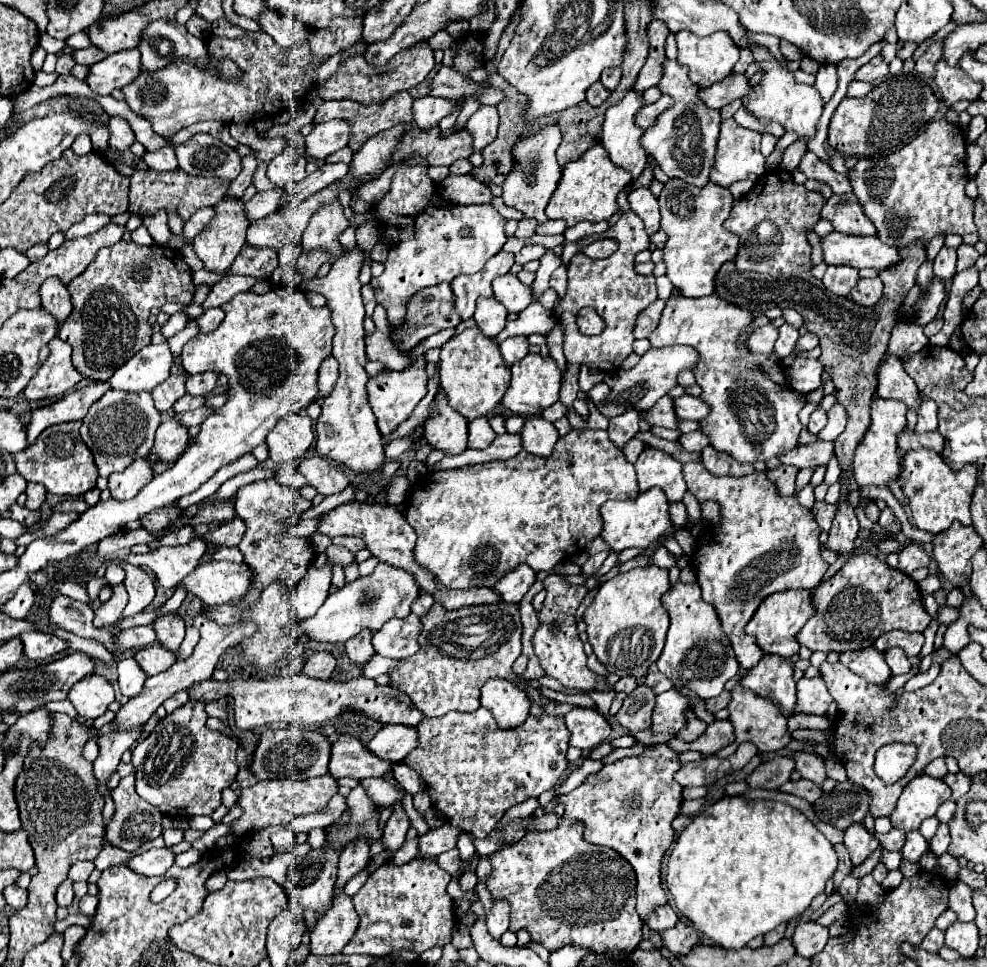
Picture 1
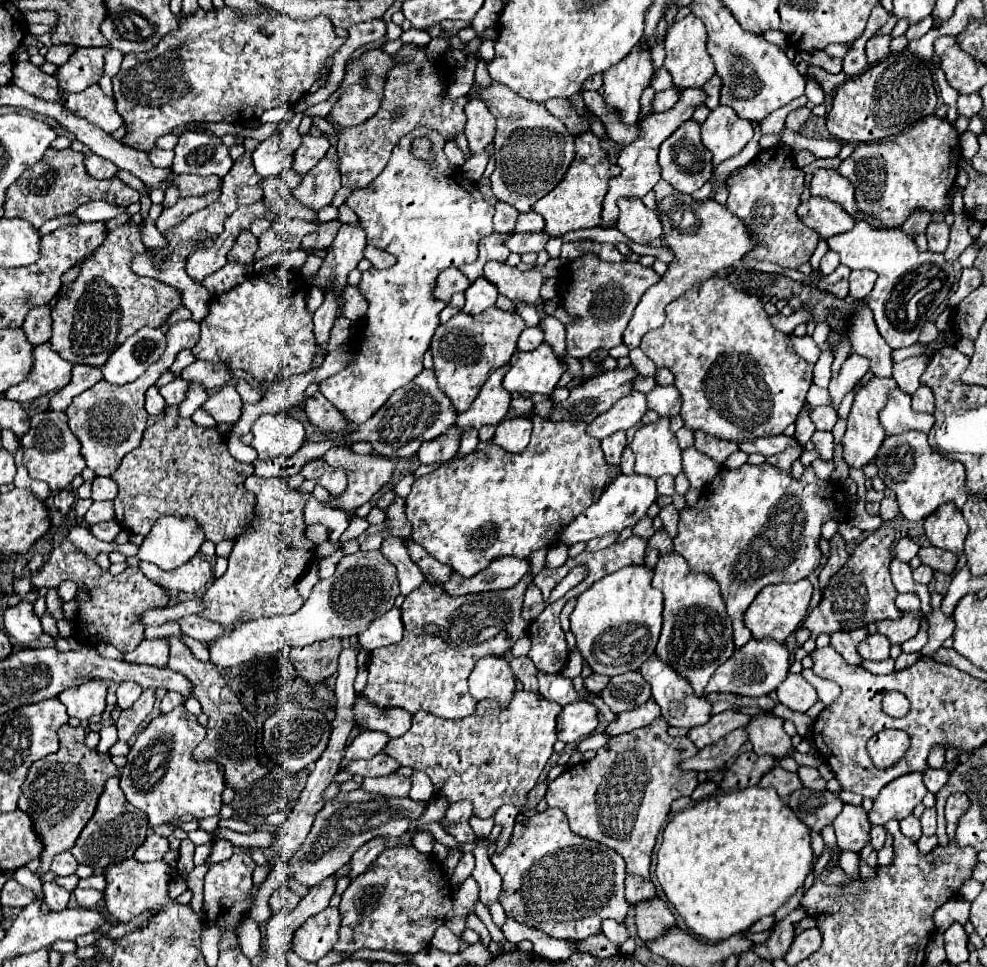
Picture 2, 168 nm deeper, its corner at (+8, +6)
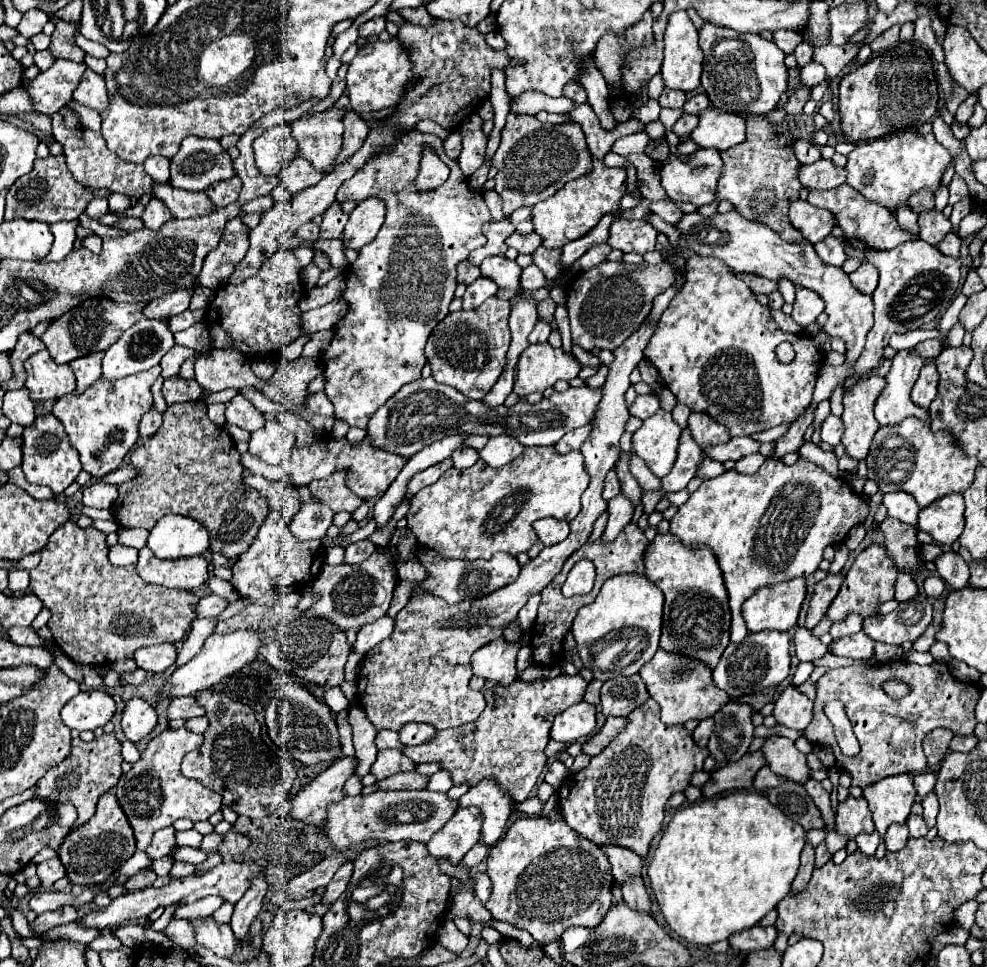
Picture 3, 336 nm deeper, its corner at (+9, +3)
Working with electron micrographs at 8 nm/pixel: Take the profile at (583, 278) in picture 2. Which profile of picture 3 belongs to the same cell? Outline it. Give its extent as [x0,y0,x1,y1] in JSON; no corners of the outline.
[567,261,675,351]

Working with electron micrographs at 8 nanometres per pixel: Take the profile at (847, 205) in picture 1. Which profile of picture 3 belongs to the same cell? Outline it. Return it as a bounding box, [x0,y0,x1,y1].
[789,199,835,245]

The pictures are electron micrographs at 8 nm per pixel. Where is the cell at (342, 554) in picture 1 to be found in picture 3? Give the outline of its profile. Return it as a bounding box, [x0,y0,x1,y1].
[291,487,333,541]

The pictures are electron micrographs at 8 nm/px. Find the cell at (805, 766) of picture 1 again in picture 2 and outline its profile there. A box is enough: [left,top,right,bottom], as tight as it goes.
[798,766,826,790]

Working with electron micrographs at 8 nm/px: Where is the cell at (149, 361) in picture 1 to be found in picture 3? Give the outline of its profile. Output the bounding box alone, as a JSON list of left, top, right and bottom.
[103,319,175,379]

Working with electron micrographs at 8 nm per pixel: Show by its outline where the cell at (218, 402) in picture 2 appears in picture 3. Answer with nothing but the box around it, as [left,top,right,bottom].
[225,395,265,433]

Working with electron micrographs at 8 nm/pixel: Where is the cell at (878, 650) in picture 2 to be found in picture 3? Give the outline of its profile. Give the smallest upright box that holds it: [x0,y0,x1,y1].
[829,631,873,661]

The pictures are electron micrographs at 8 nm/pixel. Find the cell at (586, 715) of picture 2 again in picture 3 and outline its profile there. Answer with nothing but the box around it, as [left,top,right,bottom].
[549,701,595,745]

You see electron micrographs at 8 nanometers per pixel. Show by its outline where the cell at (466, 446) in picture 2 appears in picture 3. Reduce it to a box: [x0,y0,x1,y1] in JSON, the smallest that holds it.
[451,447,479,469]

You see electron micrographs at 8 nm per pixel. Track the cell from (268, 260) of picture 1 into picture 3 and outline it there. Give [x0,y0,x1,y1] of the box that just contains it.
[197,213,249,289]

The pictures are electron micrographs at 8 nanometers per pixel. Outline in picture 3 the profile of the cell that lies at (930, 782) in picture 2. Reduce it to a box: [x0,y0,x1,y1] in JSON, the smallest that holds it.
[913,771,935,797]

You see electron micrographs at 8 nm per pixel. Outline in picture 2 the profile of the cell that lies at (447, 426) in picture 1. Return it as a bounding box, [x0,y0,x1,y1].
[418,424,462,464]

